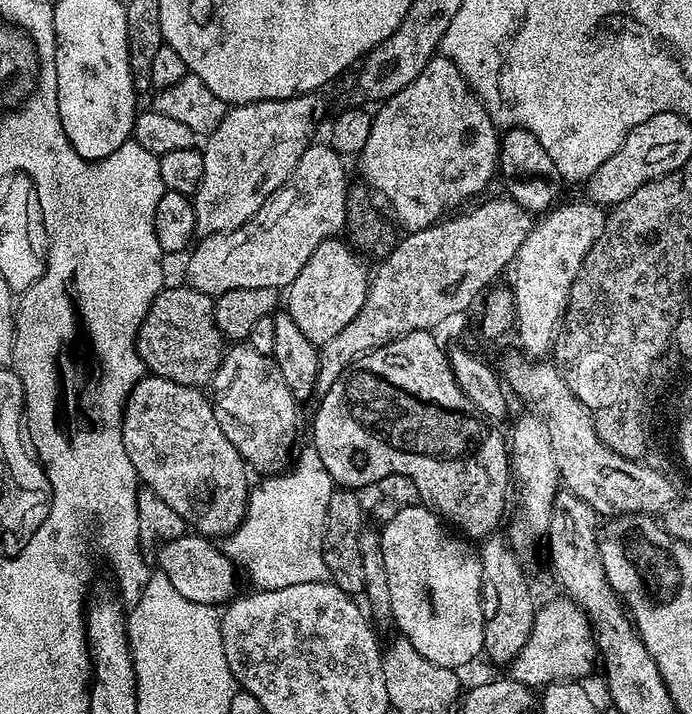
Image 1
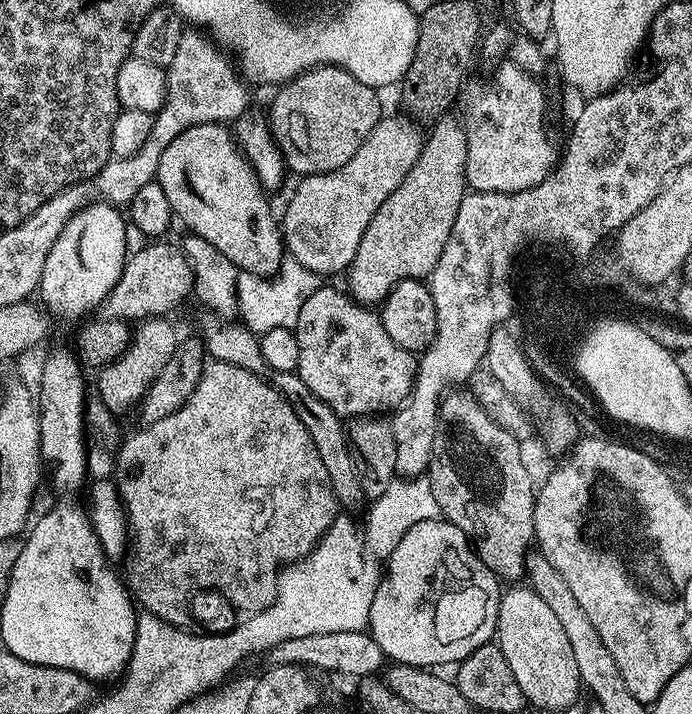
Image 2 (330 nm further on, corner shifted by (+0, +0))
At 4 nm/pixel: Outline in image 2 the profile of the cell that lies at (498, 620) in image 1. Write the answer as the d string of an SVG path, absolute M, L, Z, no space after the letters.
M452 390L445 395L440 402L440 414L438 416L438 426L434 434L434 450L430 454L428 463L427 477L430 482L430 490L434 490L434 499L437 500L440 507L440 516L449 520L454 526L458 526L468 535L469 541L477 554L480 555L480 561L494 573L501 581L520 582L526 576L526 561L530 551L530 545L533 543L536 531L534 530L534 506L536 505L537 489L532 488L532 476L528 473L528 468L524 465L524 456L520 453L521 441L513 433L500 425L499 419L489 409L484 408L478 403L475 396L468 390Z

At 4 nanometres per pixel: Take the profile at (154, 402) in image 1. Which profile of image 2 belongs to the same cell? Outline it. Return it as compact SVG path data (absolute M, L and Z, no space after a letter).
M168 318L145 319L135 329L128 349L111 364L103 367L104 389L102 389L102 395L106 406L112 412L123 414L127 410L128 404L139 405L140 399L150 390L150 386L158 378L158 374L162 374L166 362L170 362L170 354L174 354L178 343L176 328L170 321L171 319Z

